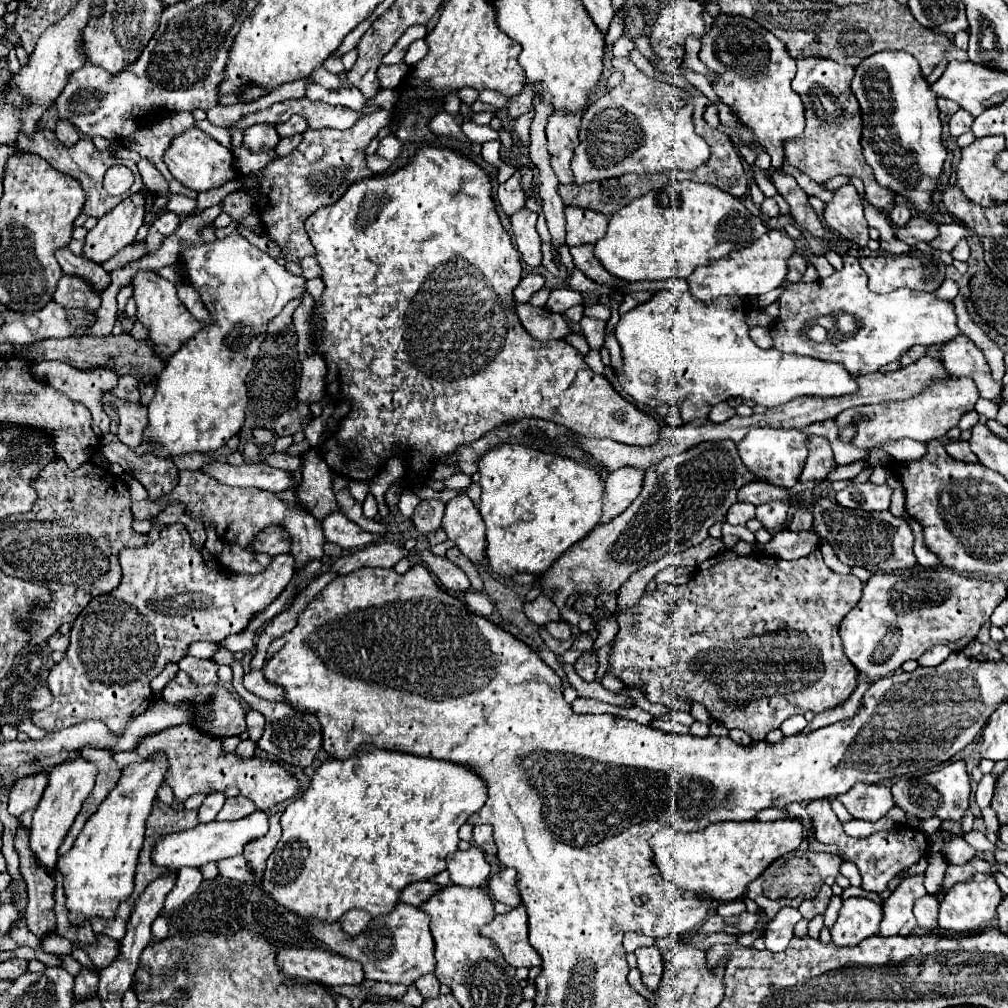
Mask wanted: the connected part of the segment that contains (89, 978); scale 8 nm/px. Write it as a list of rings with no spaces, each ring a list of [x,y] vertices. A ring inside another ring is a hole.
[[[82,967],[74,979],[74,995],[78,999],[86,999],[88,995],[96,993],[96,989],[98,989],[98,973],[94,973],[94,969]]]

